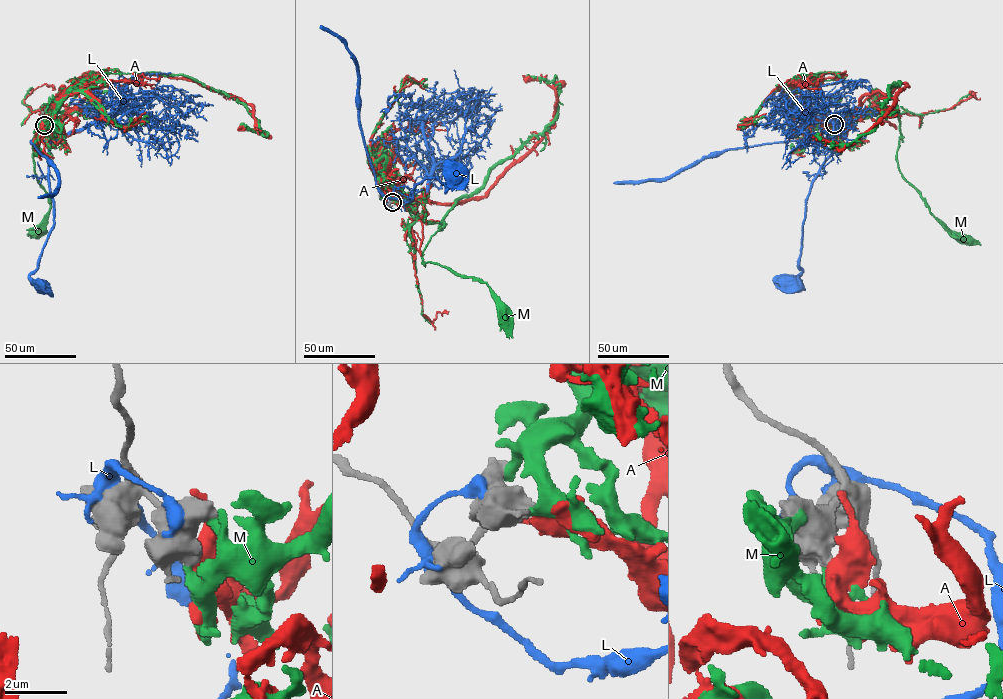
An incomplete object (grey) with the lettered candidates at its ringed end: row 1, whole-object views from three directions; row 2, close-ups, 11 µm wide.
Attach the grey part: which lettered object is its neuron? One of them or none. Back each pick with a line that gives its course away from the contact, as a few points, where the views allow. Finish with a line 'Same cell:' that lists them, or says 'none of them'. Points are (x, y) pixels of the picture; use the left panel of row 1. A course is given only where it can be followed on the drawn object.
Same cell: none of them

